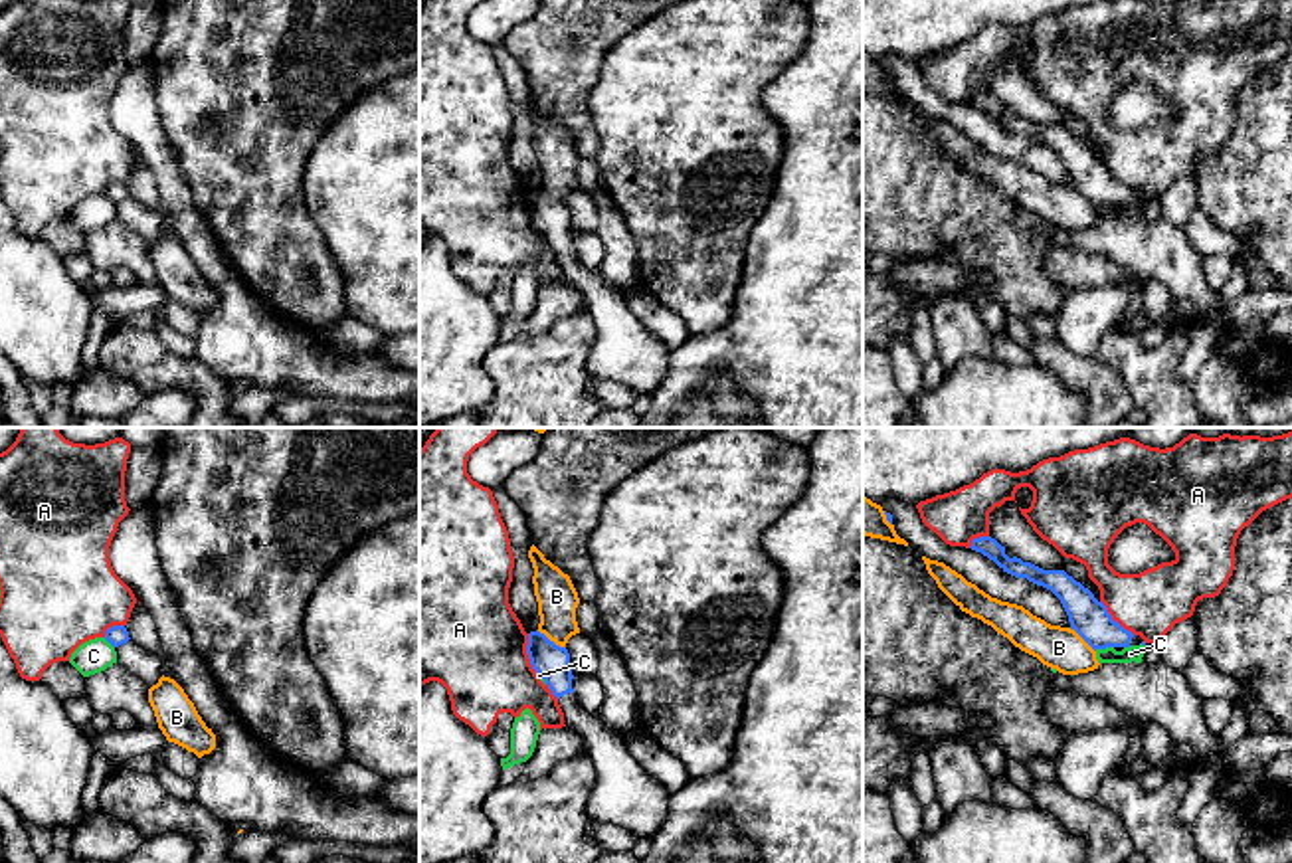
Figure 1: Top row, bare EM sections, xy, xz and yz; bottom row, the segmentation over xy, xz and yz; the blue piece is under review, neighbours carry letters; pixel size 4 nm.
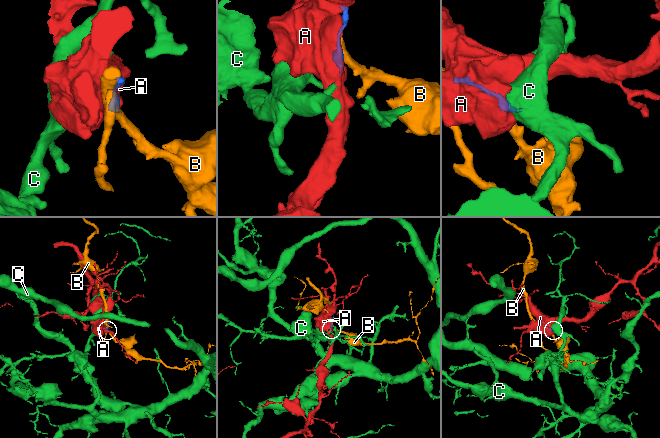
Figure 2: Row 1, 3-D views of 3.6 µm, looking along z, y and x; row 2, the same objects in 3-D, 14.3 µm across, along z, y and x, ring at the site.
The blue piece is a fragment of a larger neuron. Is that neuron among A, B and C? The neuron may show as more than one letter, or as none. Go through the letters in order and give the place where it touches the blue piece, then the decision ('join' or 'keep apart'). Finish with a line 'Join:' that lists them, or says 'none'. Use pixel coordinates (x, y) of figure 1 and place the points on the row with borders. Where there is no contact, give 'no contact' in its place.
A: contact xz (529, 656); keep apart
B: contact xz (549, 640); keep apart
C: contact yz (1103, 648); keep apart
Join: none

